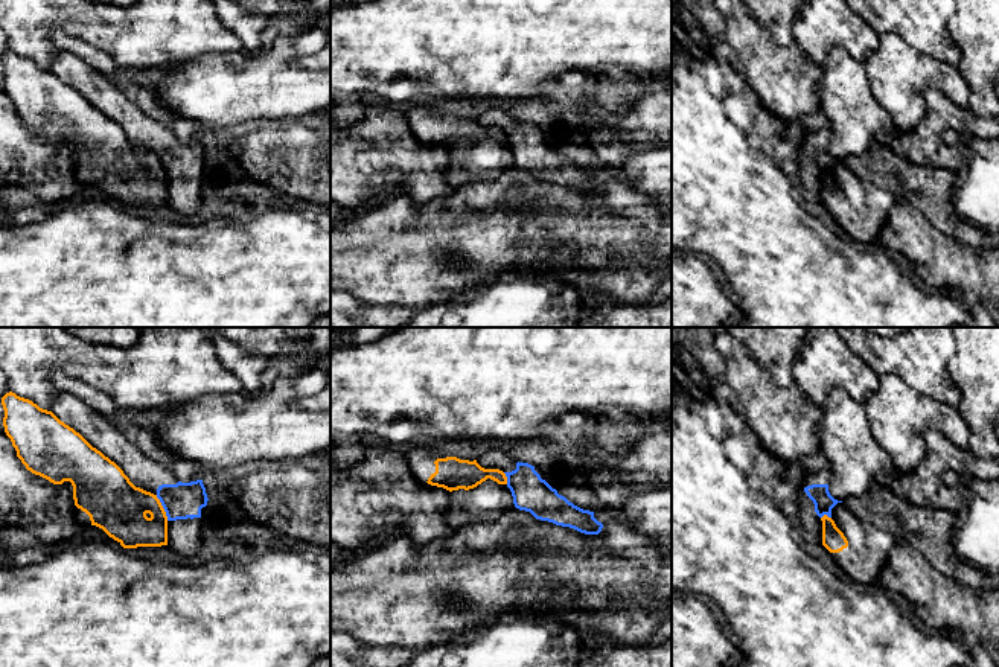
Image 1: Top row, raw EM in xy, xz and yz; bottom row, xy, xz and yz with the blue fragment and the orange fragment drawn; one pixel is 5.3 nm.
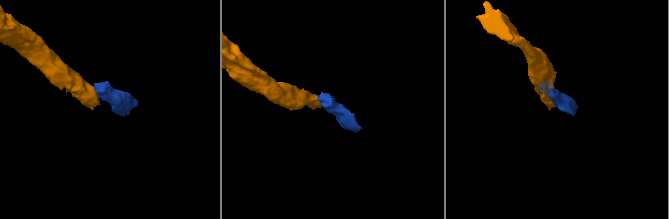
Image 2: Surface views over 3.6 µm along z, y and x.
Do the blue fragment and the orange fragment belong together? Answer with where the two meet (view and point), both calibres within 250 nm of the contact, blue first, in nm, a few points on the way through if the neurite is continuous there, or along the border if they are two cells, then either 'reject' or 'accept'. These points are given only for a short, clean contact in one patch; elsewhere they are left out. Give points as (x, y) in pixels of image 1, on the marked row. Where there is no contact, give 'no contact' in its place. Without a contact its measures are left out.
contact xy (163, 507); calibres 190 and 280 nm; border xy (156, 495), (168, 520); reject

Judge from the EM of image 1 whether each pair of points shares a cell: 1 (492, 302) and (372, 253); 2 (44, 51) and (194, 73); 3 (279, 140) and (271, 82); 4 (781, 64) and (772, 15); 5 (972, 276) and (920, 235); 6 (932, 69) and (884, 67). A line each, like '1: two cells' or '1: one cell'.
1: two cells
2: two cells
3: two cells
4: two cells
5: one cell
6: one cell

